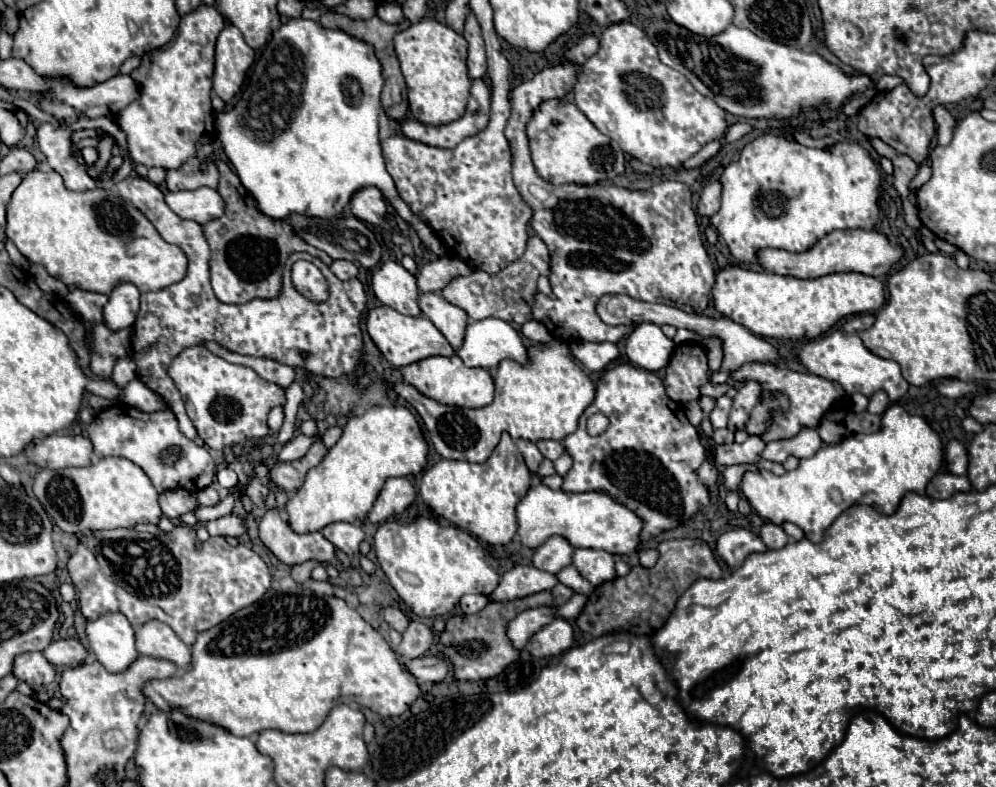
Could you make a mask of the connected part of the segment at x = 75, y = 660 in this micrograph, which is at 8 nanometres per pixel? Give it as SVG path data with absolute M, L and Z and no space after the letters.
M64 638L52 640L42 654L52 666L78 666L88 656L88 650L78 640Z

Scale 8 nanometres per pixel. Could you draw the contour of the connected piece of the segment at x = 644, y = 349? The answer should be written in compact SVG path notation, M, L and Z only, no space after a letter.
M640 324L636 330L626 338L626 356L632 364L656 372L664 368L672 356L674 342L664 336L660 326L656 324Z

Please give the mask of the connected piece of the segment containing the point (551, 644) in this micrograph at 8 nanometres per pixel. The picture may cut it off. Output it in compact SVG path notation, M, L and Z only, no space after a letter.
M554 618L550 624L546 624L530 638L526 650L536 658L546 658L562 654L572 646L572 642L572 626L564 618Z

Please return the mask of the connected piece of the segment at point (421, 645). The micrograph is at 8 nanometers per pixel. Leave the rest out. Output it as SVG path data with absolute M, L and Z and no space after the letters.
M410 622L402 634L400 646L394 650L400 658L420 658L428 652L432 644L432 628L424 622Z

